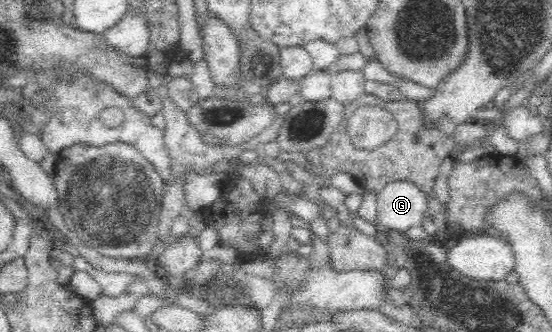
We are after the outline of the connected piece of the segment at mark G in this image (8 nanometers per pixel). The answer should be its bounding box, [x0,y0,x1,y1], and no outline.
[377,181,428,232]

